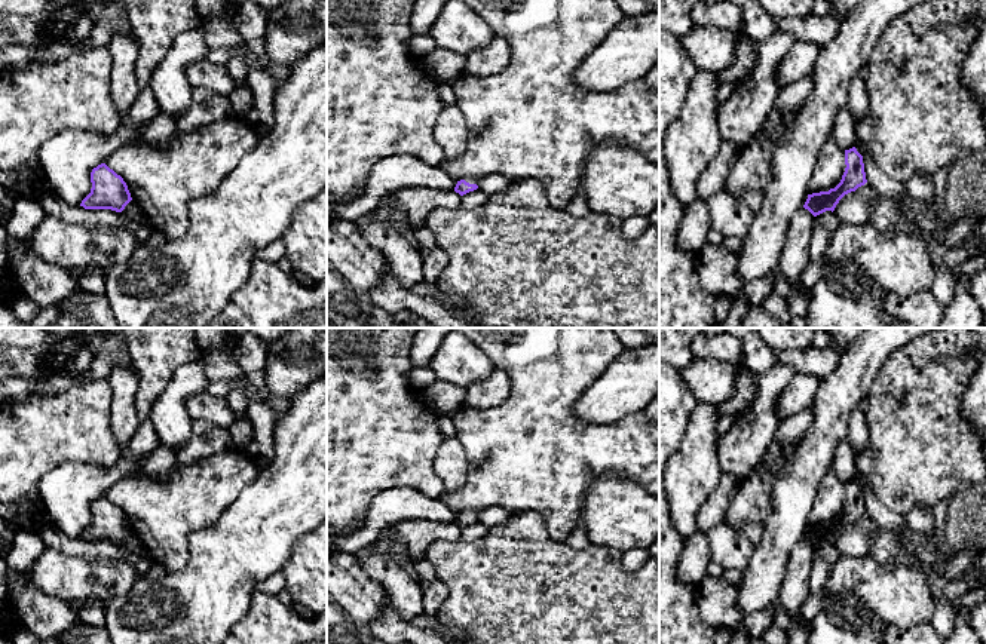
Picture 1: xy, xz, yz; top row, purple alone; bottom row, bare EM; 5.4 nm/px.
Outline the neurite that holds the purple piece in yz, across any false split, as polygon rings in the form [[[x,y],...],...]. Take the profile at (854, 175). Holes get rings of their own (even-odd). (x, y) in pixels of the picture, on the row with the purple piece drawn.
[[[855,147],[845,150],[845,165],[846,168],[842,180],[835,188],[808,194],[803,208],[808,209],[814,217],[826,211],[833,212],[845,194],[855,191],[858,187],[867,183],[863,156],[857,151]]]

